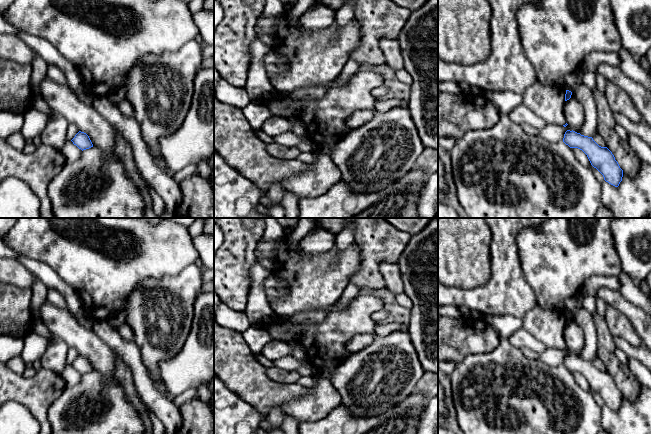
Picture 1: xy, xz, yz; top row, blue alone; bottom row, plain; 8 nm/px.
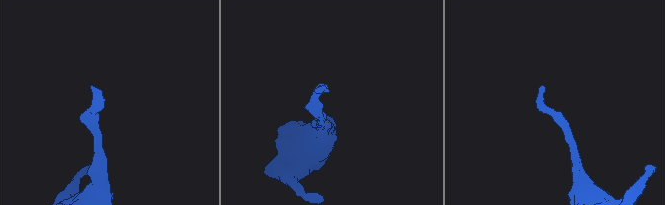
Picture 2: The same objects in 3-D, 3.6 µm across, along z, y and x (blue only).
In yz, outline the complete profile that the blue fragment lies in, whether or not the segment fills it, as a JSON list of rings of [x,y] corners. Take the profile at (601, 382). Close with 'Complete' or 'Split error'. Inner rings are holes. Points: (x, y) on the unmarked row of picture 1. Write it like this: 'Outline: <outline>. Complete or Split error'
Outline: [[[573,354],[565,356],[563,366],[570,372],[582,374],[587,379],[591,389],[603,399],[606,406],[615,411],[619,410],[623,394],[607,371],[601,371],[592,361],[581,359]]]. Complete

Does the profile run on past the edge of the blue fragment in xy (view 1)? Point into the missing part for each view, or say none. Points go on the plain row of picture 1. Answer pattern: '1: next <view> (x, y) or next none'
1: next none

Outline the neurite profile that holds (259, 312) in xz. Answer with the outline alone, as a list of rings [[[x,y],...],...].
[[[258,261],[250,269],[251,288],[244,313],[250,325],[266,329],[278,316],[273,311],[264,289],[265,280],[271,275]]]

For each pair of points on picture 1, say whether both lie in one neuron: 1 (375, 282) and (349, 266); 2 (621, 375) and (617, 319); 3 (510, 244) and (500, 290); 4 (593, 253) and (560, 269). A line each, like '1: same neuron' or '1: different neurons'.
1: different neurons
2: different neurons
3: same neuron
4: same neuron

